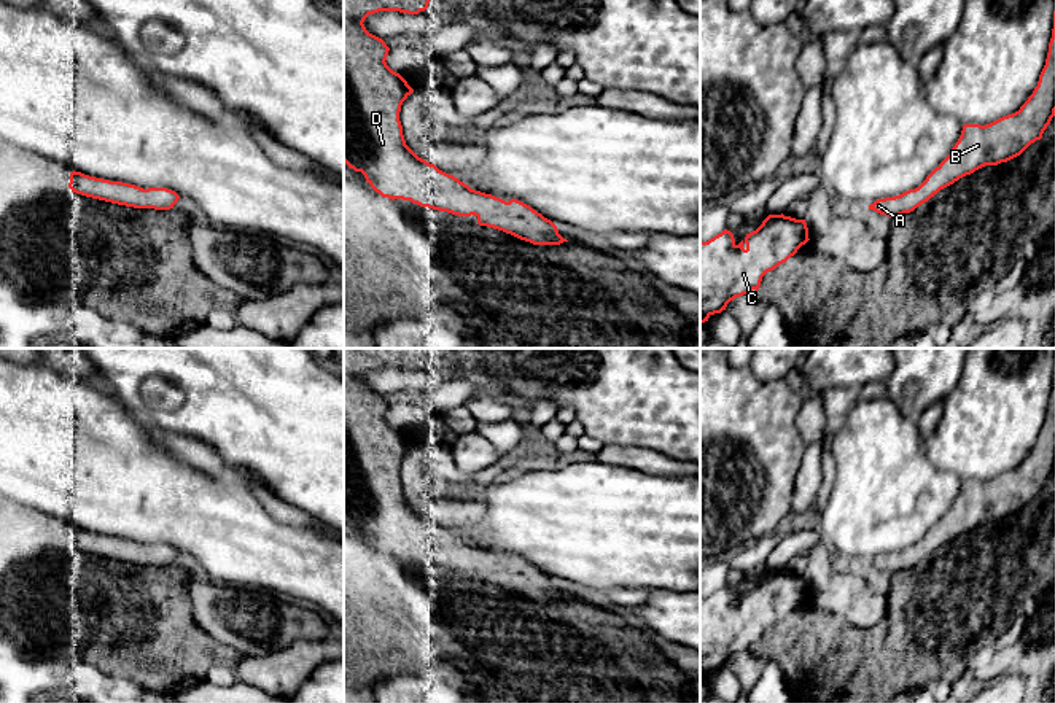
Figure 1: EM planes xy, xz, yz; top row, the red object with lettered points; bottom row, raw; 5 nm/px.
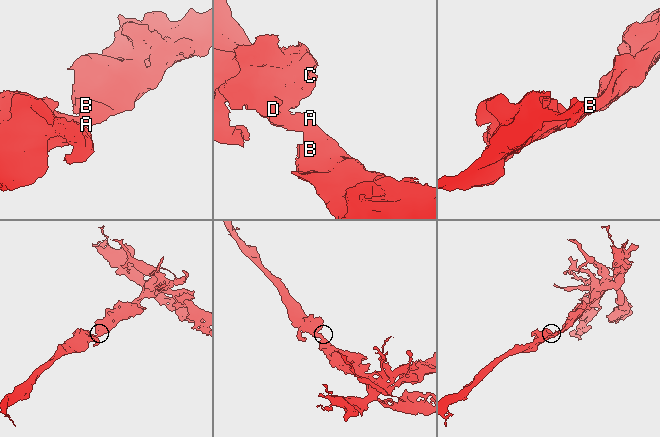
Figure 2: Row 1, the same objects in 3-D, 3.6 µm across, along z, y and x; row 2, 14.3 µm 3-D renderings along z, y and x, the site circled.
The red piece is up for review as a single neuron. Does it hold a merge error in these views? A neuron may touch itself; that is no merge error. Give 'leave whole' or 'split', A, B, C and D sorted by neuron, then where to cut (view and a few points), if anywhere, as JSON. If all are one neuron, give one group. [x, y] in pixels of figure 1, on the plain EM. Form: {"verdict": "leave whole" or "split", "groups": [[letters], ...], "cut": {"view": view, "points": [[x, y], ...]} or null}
{"verdict": "leave whole", "groups": [["A", "B", "C", "D"]], "cut": null}

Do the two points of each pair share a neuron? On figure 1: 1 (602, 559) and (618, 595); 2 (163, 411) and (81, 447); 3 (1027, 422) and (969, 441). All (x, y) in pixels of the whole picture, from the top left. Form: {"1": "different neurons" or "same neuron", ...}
{"1": "different neurons", "2": "different neurons", "3": "same neuron"}

